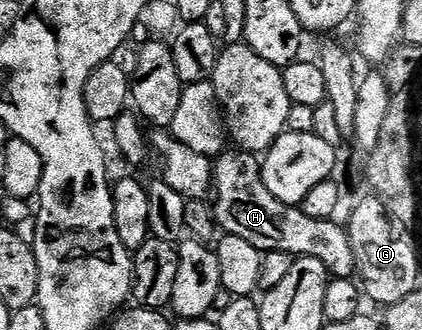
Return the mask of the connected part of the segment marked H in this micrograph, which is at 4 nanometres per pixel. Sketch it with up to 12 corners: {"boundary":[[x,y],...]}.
{"boundary":[[216,159],[213,214],[262,252],[354,277],[348,229],[275,200],[261,162]]}

